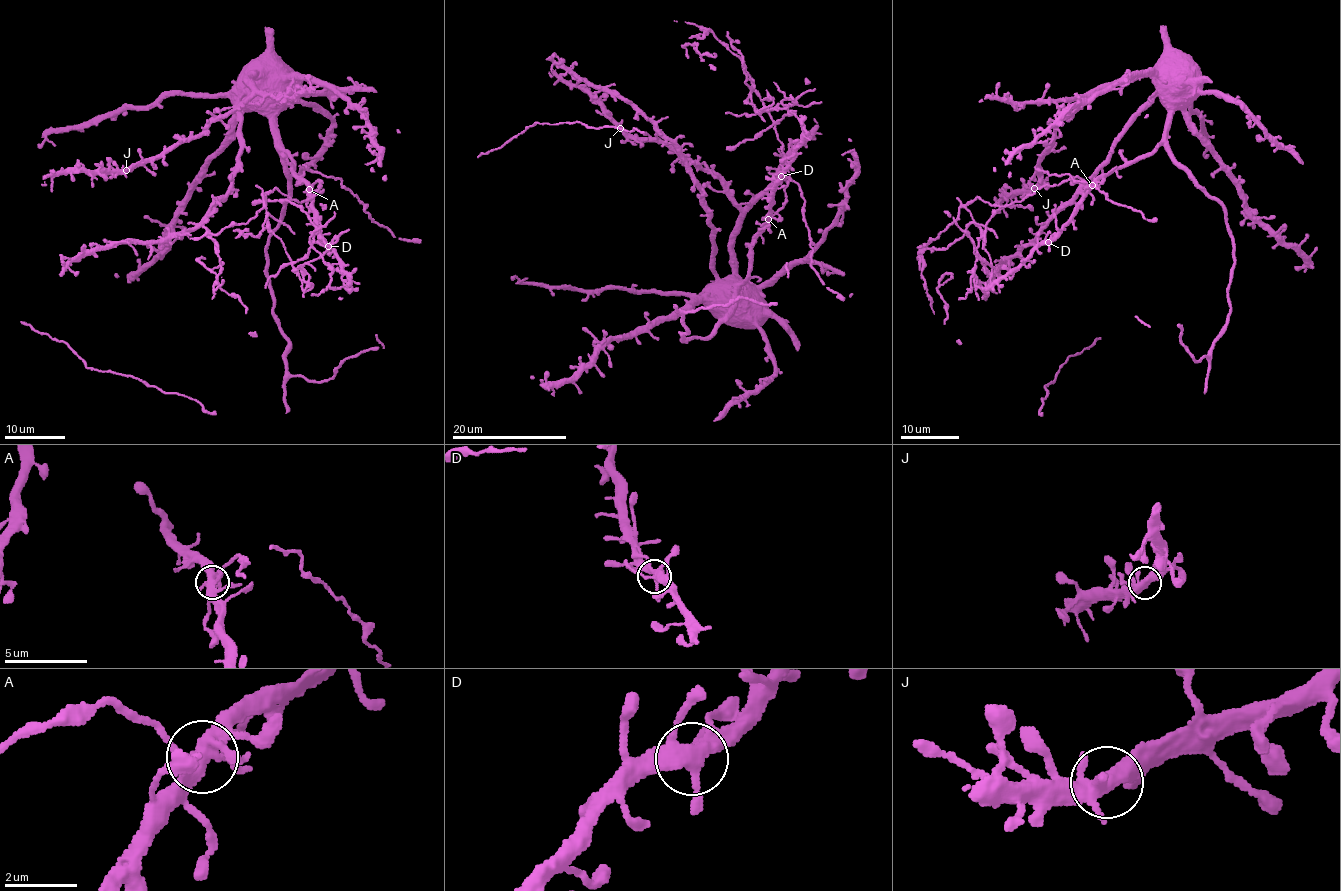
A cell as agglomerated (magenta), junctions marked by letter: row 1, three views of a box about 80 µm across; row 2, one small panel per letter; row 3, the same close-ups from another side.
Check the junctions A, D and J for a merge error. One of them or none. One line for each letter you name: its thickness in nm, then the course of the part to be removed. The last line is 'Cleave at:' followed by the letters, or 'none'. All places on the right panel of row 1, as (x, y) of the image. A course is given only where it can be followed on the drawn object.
A: 400 nm
Cleave at: A

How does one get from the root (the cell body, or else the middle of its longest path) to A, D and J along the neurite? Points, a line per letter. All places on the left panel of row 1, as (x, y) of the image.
A: (241, 117), (238, 106), (244, 95), (268, 118), (274, 139), (293, 160), (290, 167), (309, 189)
D: (241, 117), (244, 95), (268, 118), (290, 167), (308, 186), (314, 227), (328, 246)
J: (241, 117), (240, 96), (253, 78), (248, 74), (252, 94), (198, 134), (126, 170)

